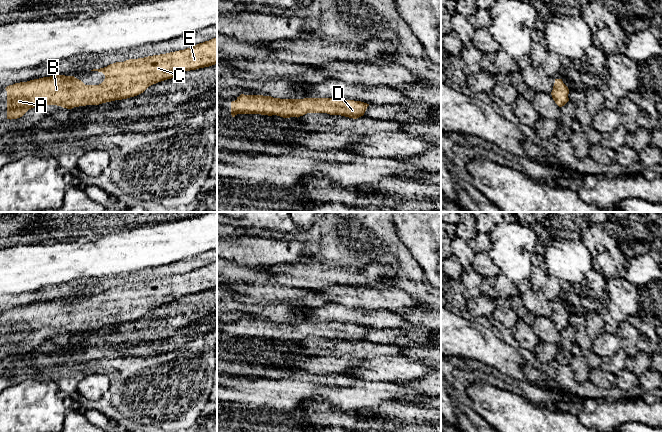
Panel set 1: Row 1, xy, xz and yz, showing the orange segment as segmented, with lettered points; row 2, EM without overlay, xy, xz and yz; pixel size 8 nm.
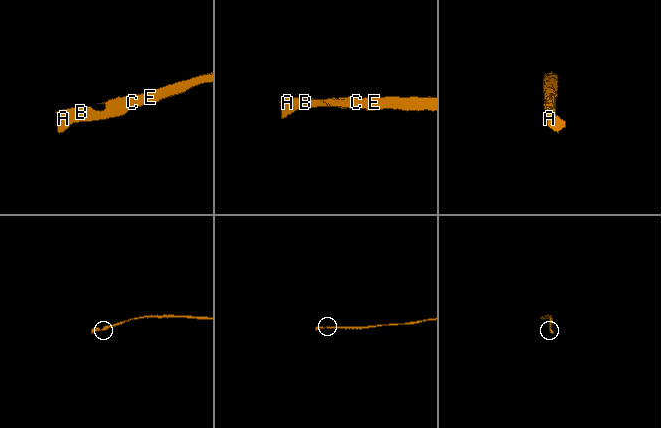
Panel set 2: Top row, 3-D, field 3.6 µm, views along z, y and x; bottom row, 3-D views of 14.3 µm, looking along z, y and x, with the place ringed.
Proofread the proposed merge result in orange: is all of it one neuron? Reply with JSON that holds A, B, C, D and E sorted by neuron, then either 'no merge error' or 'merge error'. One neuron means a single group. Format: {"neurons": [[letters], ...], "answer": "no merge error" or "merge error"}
{"neurons": [["A", "B", "C", "D", "E"]], "answer": "no merge error"}

